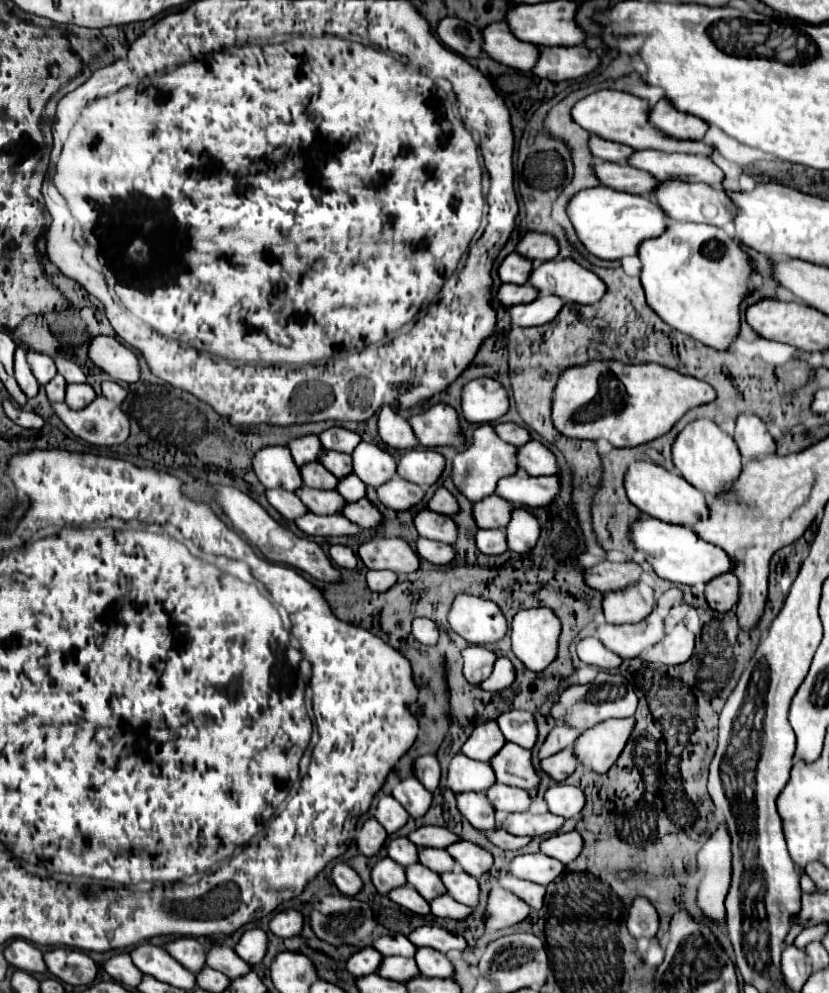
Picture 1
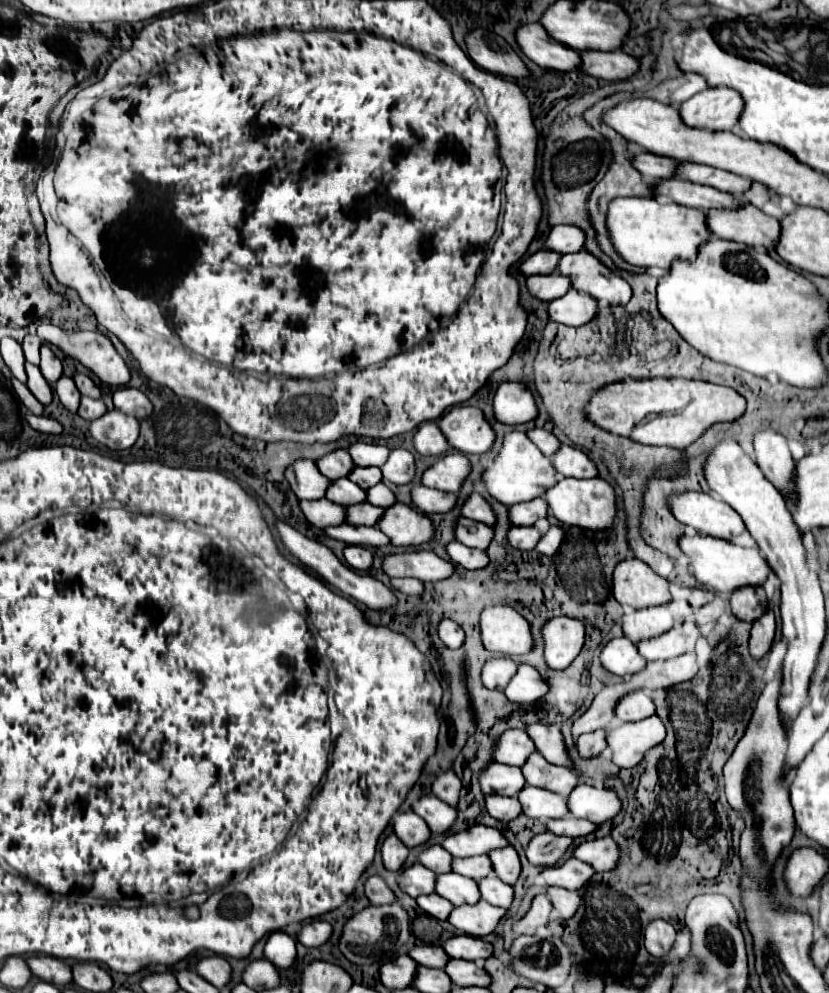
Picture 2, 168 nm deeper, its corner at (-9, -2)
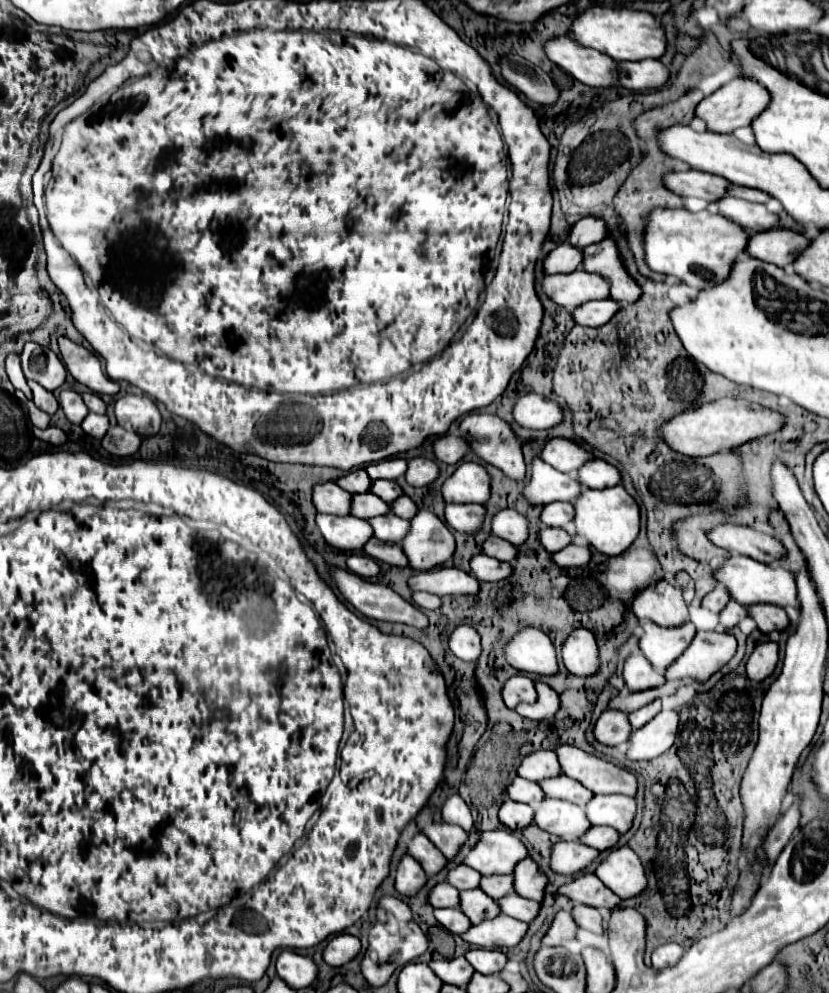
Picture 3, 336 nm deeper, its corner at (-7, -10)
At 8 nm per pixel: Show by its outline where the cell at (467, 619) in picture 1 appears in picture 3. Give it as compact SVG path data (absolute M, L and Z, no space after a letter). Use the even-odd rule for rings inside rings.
M523 628L505 648L507 662L529 674L555 676L559 672L557 652L551 638L537 628Z

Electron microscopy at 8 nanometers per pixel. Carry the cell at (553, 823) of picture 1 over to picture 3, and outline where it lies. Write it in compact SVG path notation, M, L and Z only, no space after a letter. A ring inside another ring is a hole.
M591 826L589 832L585 832L585 836L581 840L583 840L583 844L587 844L599 852L607 852L617 846L619 838L621 838L621 834L617 830L613 830L611 826Z

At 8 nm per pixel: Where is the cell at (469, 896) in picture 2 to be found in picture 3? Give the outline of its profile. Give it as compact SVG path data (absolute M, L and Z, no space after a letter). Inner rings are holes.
M481 888L461 892L461 910L471 918L473 924L497 918L497 912L501 912L497 900L489 898Z

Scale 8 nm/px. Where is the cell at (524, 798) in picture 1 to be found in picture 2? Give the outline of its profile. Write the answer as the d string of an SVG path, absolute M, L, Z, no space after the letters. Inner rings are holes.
M525 786L519 794L517 800L521 802L521 810L529 818L537 820L549 820L549 818L561 818L569 814L565 800L559 794L553 794L543 788L535 786Z

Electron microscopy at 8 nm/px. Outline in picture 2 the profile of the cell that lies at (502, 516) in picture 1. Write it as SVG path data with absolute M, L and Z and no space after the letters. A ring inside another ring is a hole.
M533 498L509 508L509 520L513 526L533 526L537 520L547 516L547 502L543 498Z

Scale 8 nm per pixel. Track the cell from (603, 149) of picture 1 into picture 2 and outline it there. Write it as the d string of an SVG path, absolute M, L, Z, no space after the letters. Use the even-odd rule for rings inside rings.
M637 152L631 156L635 170L641 172L645 182L655 182L657 178L671 178L675 170L675 160L665 156L655 156L649 152Z

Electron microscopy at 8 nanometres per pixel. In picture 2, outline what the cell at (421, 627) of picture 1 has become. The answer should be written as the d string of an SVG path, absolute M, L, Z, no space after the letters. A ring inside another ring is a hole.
M441 620L437 626L437 634L447 648L459 648L465 640L465 632L453 620Z

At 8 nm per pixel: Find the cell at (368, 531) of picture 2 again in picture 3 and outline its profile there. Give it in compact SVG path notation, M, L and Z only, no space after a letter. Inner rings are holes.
M371 538L365 544L363 552L369 554L371 558L375 558L375 560L381 560L381 562L387 562L387 564L393 564L393 566L409 566L409 562L405 558L405 552L401 550L399 544L381 542L377 538Z

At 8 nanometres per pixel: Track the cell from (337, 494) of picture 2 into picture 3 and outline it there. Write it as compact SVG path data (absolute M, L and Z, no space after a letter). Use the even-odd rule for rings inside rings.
M367 492L367 494L355 494L353 496L351 514L357 518L363 518L363 520L369 520L375 516L387 516L387 514L391 514L391 510L389 510L387 502L383 502L375 494Z

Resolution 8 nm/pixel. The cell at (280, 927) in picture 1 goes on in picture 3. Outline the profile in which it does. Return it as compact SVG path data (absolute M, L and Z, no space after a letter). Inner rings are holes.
M339 934L327 944L323 958L331 966L343 966L343 964L351 962L353 958L357 958L359 952L361 952L359 938L355 938L351 934Z

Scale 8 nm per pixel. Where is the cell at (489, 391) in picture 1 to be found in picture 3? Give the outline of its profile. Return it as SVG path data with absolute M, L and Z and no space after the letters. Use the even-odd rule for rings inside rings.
M527 394L519 398L513 408L513 416L517 424L531 430L547 430L563 422L561 406L541 394Z

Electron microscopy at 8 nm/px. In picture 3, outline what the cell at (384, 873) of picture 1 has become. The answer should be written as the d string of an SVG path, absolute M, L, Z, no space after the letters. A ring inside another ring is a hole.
M441 882L431 890L429 902L435 908L457 908L459 890L455 886L449 886L447 882Z

